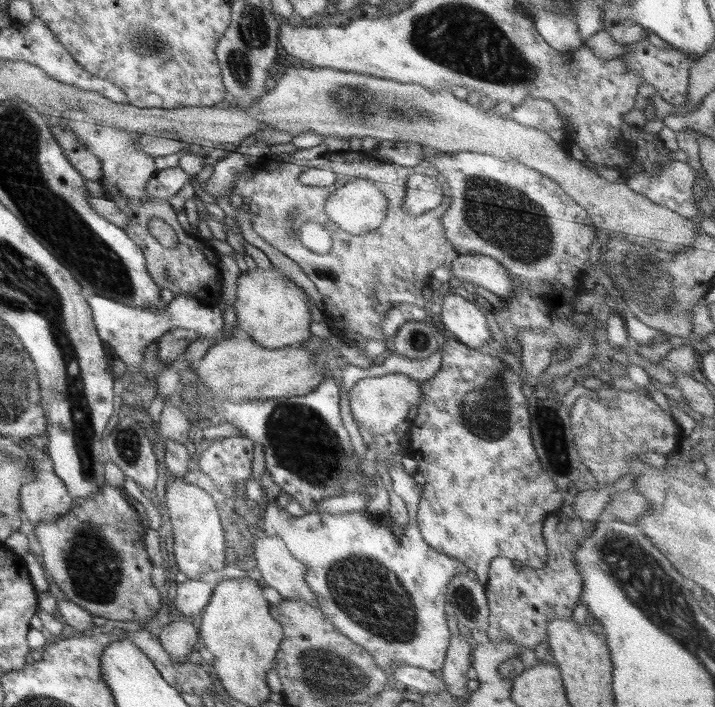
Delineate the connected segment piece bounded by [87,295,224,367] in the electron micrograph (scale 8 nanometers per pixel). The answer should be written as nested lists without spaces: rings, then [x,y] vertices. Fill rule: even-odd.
[[[93,295],[87,302],[99,337],[103,342],[109,342],[109,346],[126,365],[141,366],[143,350],[174,328],[194,330],[200,337],[213,338],[216,345],[224,339],[222,311],[218,309],[218,306],[208,307],[192,296],[174,297],[168,304],[168,308],[164,308],[162,312],[132,308],[132,306],[120,304],[120,302],[100,295]]]

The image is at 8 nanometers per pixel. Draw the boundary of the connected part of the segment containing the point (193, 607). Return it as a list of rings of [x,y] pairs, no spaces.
[[[181,579],[177,586],[174,604],[178,612],[186,616],[199,616],[210,602],[212,587],[203,580]]]

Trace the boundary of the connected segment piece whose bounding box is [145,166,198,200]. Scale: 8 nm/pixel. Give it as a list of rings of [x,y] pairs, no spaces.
[[[179,166],[158,171],[147,184],[145,193],[150,198],[162,198],[169,200],[176,194],[184,184],[198,183]]]

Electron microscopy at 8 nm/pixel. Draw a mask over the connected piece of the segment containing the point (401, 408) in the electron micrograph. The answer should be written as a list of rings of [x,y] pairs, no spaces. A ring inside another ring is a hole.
[[[400,373],[388,374],[379,378],[364,378],[358,380],[349,391],[350,410],[358,428],[366,438],[383,436],[392,432],[405,420],[412,406],[419,404],[423,398],[418,382]],[[364,428],[364,430],[362,430]]]

